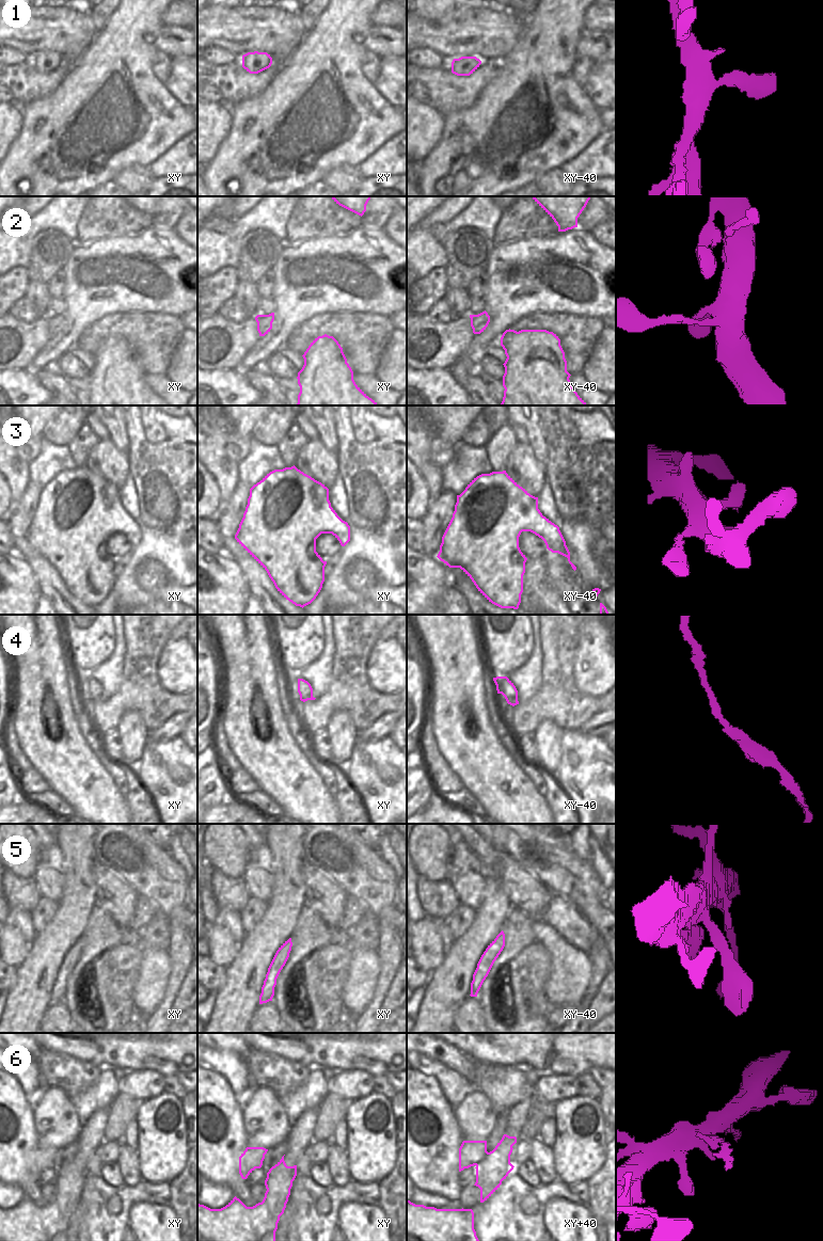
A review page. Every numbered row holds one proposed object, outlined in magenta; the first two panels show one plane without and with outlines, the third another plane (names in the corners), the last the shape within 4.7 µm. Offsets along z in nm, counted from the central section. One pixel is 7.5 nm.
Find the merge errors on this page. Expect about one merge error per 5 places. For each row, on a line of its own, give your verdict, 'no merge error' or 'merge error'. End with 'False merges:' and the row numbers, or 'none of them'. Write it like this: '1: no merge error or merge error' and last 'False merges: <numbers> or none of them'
1: no merge error
2: no merge error
3: no merge error
4: no merge error
5: no merge error
6: merge error
False merges: 6

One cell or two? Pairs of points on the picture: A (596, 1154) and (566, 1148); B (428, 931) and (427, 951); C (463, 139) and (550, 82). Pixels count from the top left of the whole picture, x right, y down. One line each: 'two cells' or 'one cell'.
A: one cell
B: one cell
C: one cell

